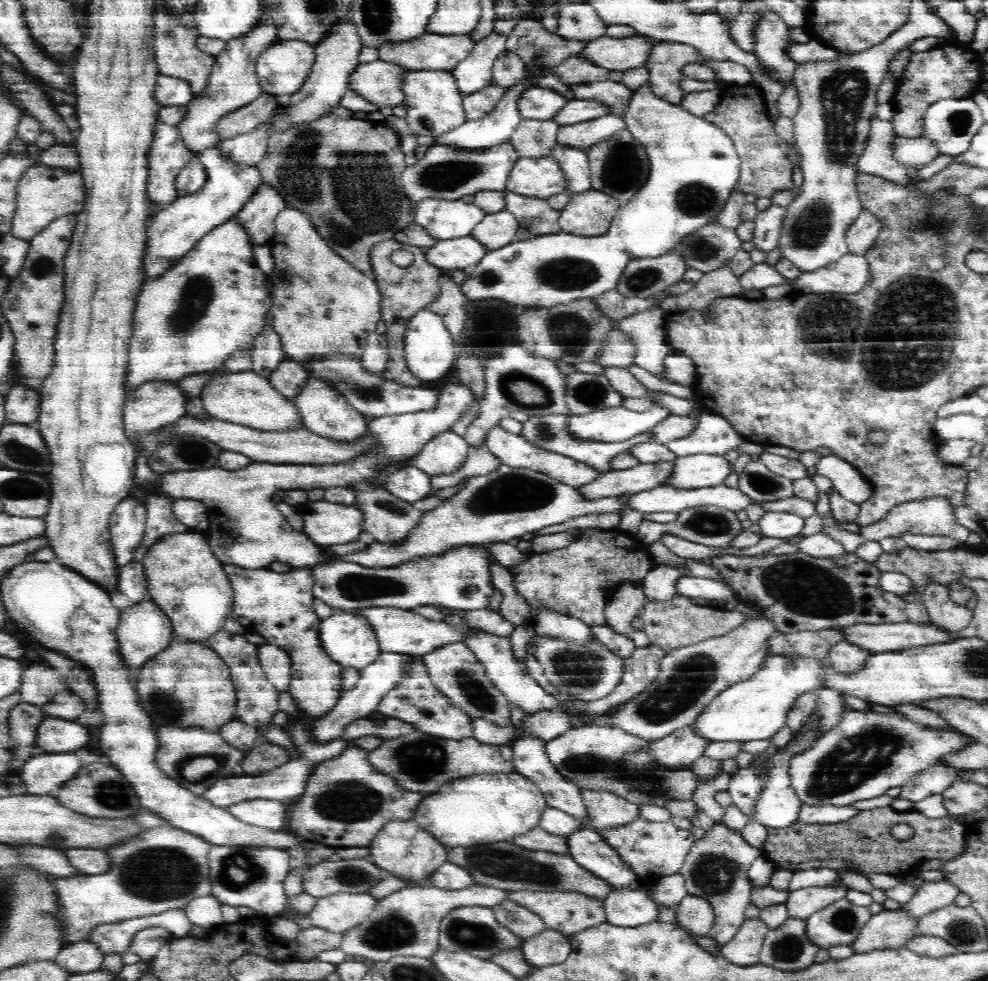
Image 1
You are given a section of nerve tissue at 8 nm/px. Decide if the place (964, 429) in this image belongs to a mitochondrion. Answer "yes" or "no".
no

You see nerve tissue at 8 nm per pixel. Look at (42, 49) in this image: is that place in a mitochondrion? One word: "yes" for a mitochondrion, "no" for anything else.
no

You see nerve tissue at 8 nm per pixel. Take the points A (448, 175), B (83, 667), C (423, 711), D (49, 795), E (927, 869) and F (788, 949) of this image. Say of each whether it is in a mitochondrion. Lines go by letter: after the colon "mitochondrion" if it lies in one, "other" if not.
A: mitochondrion
B: other
C: mitochondrion
D: other
E: other
F: mitochondrion

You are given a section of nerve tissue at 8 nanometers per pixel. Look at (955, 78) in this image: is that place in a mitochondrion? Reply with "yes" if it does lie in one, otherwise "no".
no

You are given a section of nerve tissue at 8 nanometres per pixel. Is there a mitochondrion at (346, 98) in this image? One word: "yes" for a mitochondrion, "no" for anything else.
no

